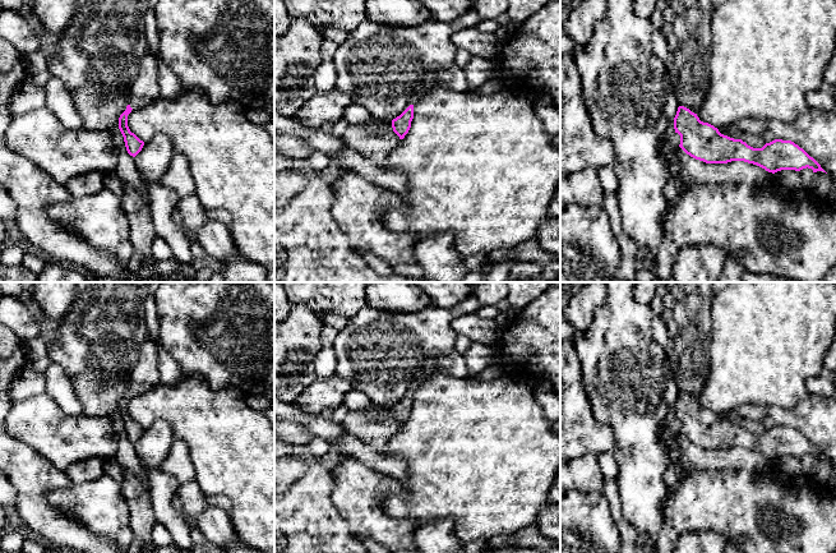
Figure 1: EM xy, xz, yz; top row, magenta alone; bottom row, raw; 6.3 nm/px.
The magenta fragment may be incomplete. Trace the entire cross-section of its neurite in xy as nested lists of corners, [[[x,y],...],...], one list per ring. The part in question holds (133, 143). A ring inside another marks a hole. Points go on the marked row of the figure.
[[[146,50],[140,63],[139,75],[130,89],[131,98],[126,110],[119,117],[119,129],[124,137],[128,153],[135,157],[142,151],[144,142],[130,132],[128,126],[128,115],[134,109],[153,103],[162,97],[158,79],[158,63],[152,50]]]

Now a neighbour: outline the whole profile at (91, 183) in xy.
[[[89,171],[69,179],[64,186],[73,198],[93,195],[105,189],[105,172]]]

